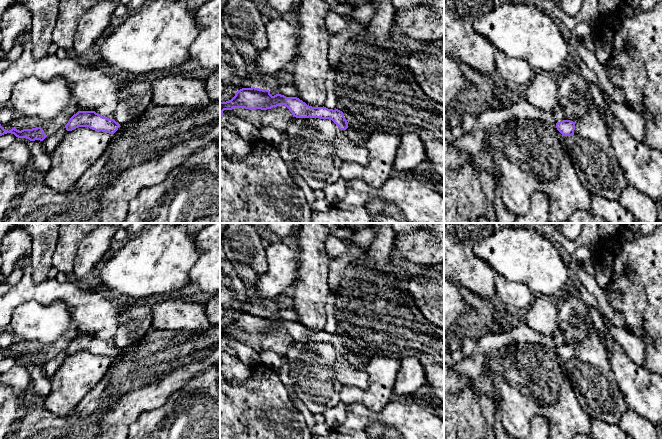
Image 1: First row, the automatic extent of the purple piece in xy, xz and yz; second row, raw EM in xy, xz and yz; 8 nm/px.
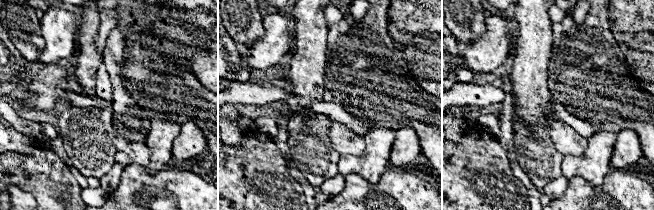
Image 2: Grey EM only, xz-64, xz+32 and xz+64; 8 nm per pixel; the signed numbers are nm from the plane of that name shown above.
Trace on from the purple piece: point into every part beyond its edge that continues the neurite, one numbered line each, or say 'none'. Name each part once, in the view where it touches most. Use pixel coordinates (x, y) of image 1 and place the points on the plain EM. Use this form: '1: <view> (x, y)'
none

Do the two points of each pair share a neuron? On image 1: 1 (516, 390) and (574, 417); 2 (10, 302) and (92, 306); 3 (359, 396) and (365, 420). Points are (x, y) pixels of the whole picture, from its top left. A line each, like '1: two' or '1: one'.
1: one
2: one
3: two

